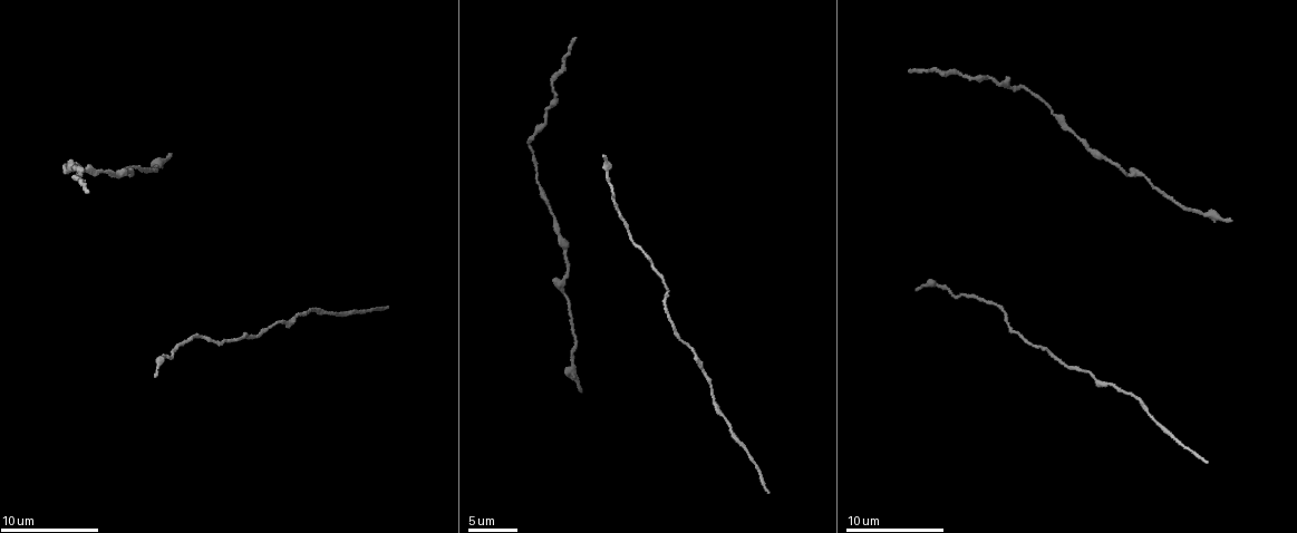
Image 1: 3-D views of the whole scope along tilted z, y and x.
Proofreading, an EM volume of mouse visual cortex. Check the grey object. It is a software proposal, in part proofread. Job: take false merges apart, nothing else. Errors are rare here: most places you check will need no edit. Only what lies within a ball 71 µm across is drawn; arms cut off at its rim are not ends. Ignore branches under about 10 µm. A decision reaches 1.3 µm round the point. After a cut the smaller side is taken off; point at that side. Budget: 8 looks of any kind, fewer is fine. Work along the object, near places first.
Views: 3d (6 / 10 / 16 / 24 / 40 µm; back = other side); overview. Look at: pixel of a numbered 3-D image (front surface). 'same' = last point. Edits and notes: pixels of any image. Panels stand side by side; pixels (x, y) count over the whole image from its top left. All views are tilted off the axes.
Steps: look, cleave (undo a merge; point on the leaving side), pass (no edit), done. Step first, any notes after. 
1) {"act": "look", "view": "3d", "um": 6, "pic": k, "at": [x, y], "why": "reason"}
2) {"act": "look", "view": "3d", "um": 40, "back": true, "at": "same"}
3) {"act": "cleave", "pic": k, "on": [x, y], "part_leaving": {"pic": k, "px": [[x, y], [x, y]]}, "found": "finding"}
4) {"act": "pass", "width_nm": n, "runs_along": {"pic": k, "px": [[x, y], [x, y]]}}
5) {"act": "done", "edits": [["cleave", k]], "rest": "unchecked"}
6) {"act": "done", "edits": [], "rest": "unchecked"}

{"act": "look", "view": "3d", "um": 16, "pic": 1, "at": [1093, 150]}

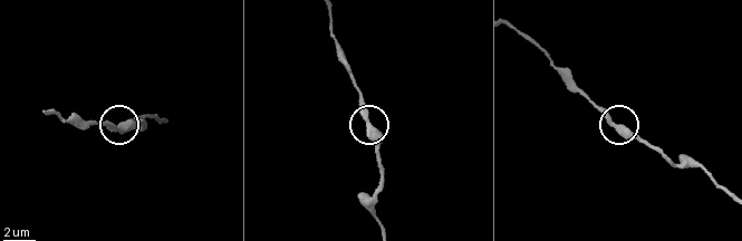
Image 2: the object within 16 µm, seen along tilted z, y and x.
{"act": "look", "view": "3d", "um": 16, "back": true, "pic": 2, "at": [621, 129], "why": "other side"}

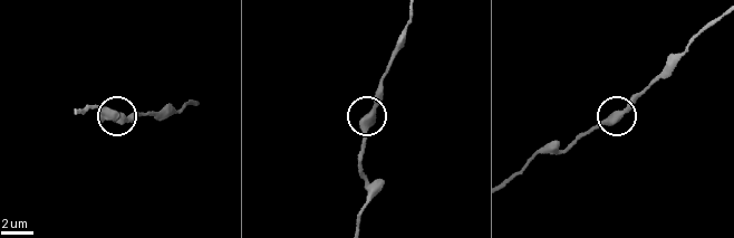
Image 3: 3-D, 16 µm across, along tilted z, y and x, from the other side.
{"act": "pass", "found": "one neuron here"}

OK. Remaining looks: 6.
{"act": "look", "view": "3d", "um": 6, "pic": 1, "at": [1017, 88], "why": "calibre changes"}

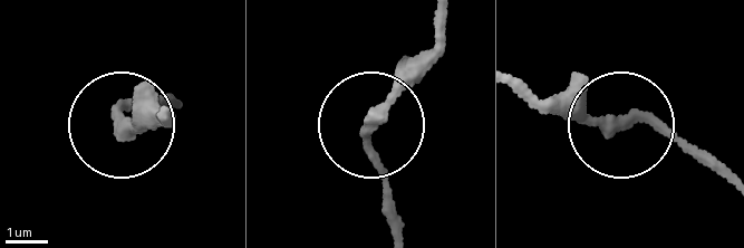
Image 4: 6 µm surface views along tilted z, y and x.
{"act": "pass", "width_nm": 280, "found": "one neuron here"}

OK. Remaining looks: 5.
{"act": "look", "view": "3d", "um": 10, "pic": 1, "at": [553, 90], "why": "a narrow waist"}

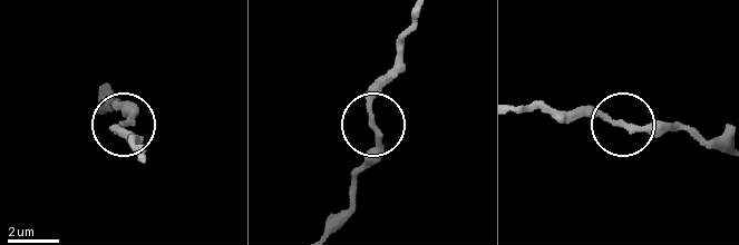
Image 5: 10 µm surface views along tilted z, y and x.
{"act": "pass", "width_nm": 220, "found": "one neuron here"}

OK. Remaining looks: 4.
{"act": "look", "view": "3d", "um": 10, "pic": 1, "at": [298, 312], "why": "sudden change in width"}

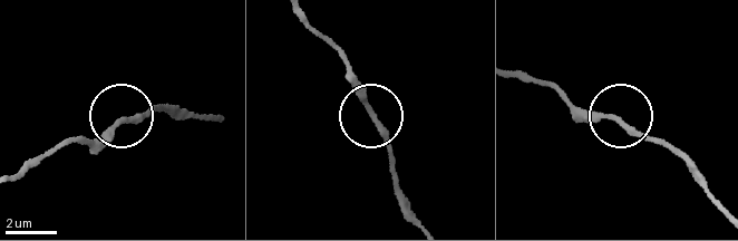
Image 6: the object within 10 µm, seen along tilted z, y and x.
{"act": "pass", "found": "all the same neuron"}

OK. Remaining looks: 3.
{"act": "done", "edits": [], "rest": "unchecked"}

